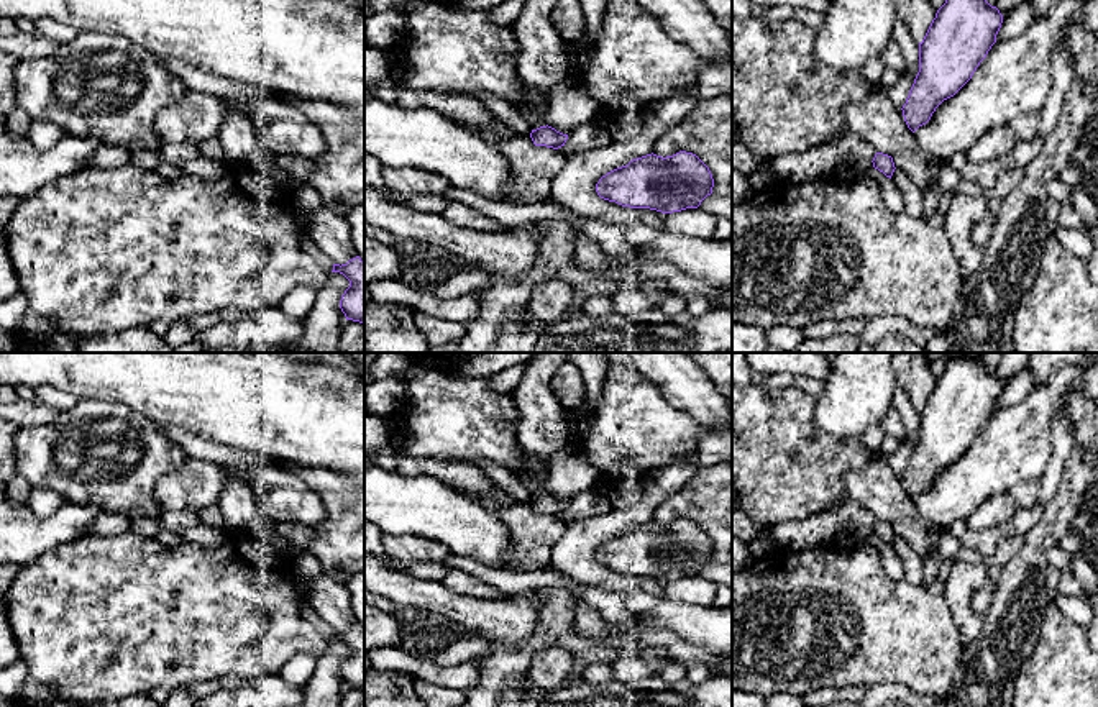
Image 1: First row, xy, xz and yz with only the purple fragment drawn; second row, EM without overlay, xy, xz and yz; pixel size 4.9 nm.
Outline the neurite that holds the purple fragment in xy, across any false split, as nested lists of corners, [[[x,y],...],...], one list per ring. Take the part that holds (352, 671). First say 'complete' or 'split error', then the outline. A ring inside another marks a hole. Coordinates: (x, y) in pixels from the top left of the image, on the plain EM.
complete; [[[356,623],[346,632],[333,632],[332,640],[340,640],[350,648],[340,668],[346,687],[364,691],[364,630]]]

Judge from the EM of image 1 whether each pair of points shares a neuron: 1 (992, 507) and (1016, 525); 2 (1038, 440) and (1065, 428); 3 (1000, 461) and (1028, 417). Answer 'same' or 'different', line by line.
1: different
2: different
3: same

